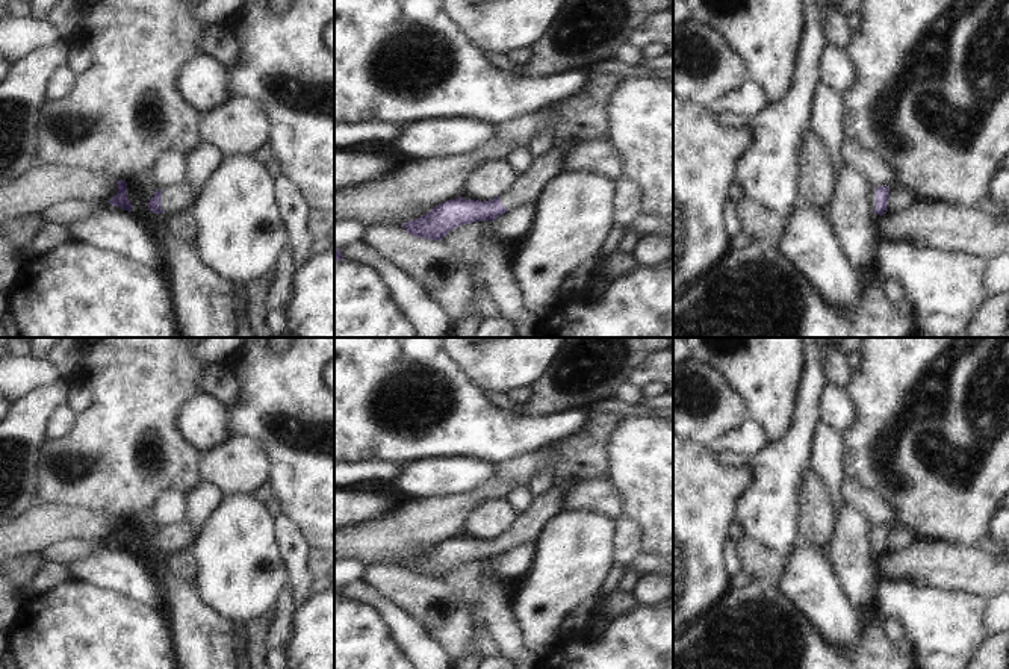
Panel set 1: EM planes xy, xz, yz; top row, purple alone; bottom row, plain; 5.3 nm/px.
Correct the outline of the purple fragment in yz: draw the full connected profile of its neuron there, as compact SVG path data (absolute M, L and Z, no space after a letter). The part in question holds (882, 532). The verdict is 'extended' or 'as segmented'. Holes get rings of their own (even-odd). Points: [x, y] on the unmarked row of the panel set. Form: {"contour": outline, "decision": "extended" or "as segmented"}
{"contour": "M877 525L870 528L870 548L873 552L885 554L888 551L889 525Z", "decision": "extended"}

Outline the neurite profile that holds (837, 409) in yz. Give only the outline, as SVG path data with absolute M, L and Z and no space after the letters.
M826 386L820 400L820 419L840 434L856 419L856 407L847 392L837 386Z

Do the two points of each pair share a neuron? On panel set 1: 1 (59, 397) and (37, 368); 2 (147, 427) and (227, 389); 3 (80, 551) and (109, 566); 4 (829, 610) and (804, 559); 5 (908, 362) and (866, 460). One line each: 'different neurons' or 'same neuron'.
1: different neurons
2: different neurons
3: different neurons
4: same neuron
5: same neuron

